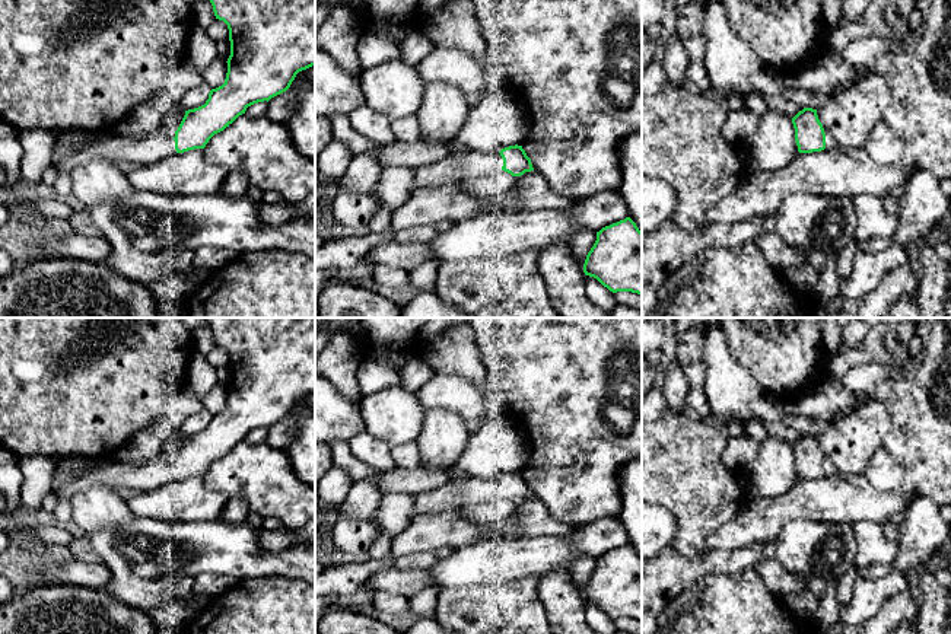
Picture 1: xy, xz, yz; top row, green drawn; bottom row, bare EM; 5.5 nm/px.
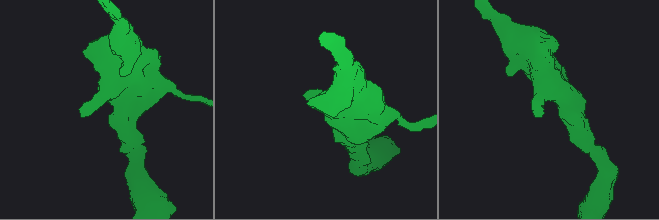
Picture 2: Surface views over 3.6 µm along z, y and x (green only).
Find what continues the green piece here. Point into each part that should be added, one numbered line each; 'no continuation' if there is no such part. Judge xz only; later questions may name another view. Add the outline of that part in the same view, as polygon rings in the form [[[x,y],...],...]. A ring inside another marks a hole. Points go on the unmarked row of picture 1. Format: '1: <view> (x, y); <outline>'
1: xz (470, 491); [[[467,478],[449,481],[432,491],[414,494],[410,523],[423,514],[438,514],[452,507],[461,509],[487,503],[502,493],[500,480]]]

